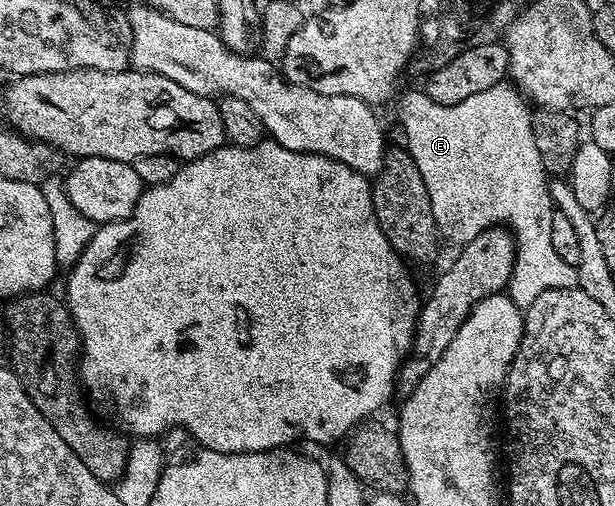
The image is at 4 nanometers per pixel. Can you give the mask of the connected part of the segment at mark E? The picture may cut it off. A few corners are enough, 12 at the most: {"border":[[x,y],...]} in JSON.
{"border":[[505,83],[399,103],[405,149],[457,245],[506,225],[507,294],[579,285],[551,244],[532,112]]}

